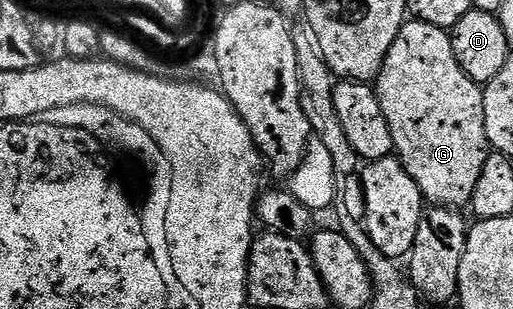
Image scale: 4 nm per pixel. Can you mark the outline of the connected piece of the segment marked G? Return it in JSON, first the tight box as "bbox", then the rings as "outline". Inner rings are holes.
{"bbox":[375,20,491,206],"outline":[[[406,20],[399,35],[395,35],[395,43],[391,43],[391,51],[387,51],[381,73],[375,79],[375,88],[379,107],[383,107],[383,115],[387,115],[387,123],[391,127],[396,156],[407,175],[415,179],[422,198],[430,206],[468,206],[473,200],[475,183],[479,183],[479,175],[483,173],[483,163],[487,163],[491,146],[485,130],[482,86],[476,85],[465,74],[463,67],[459,67],[452,36],[439,27],[431,27],[431,23]]]}

